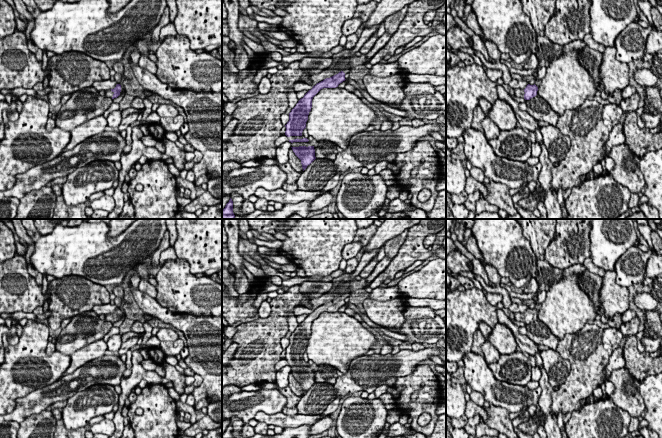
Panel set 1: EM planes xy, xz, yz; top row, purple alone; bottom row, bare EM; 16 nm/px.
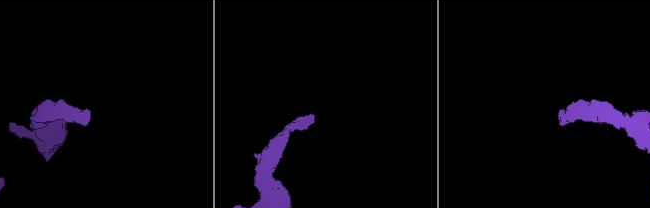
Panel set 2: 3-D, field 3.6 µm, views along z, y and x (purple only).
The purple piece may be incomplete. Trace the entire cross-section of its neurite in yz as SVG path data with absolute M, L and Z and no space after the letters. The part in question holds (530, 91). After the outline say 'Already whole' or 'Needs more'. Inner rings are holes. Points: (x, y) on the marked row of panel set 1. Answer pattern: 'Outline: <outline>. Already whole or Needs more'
Outline: M528 84L524 90L515 89L515 96L519 98L524 98L525 100L530 100L537 95L538 87Z. Needs more

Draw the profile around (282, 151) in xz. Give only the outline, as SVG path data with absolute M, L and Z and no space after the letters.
M285 142L276 148L276 160L278 164L287 163L289 160L289 151L291 149L291 142Z

